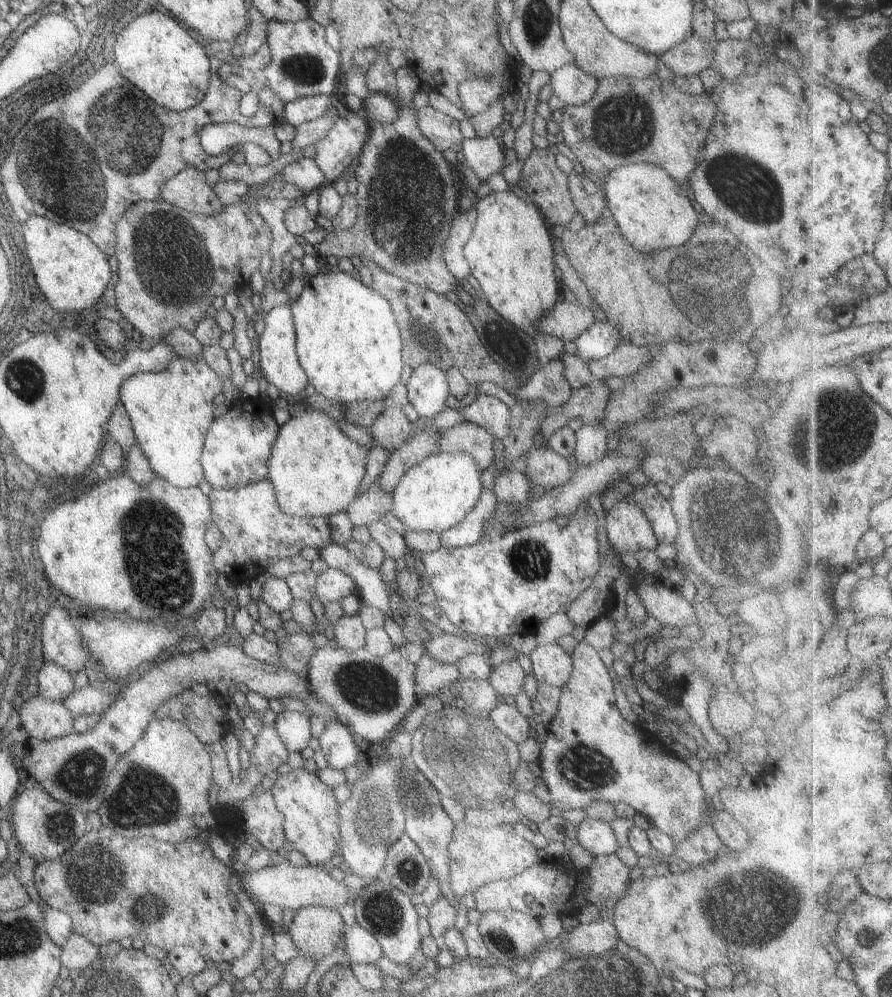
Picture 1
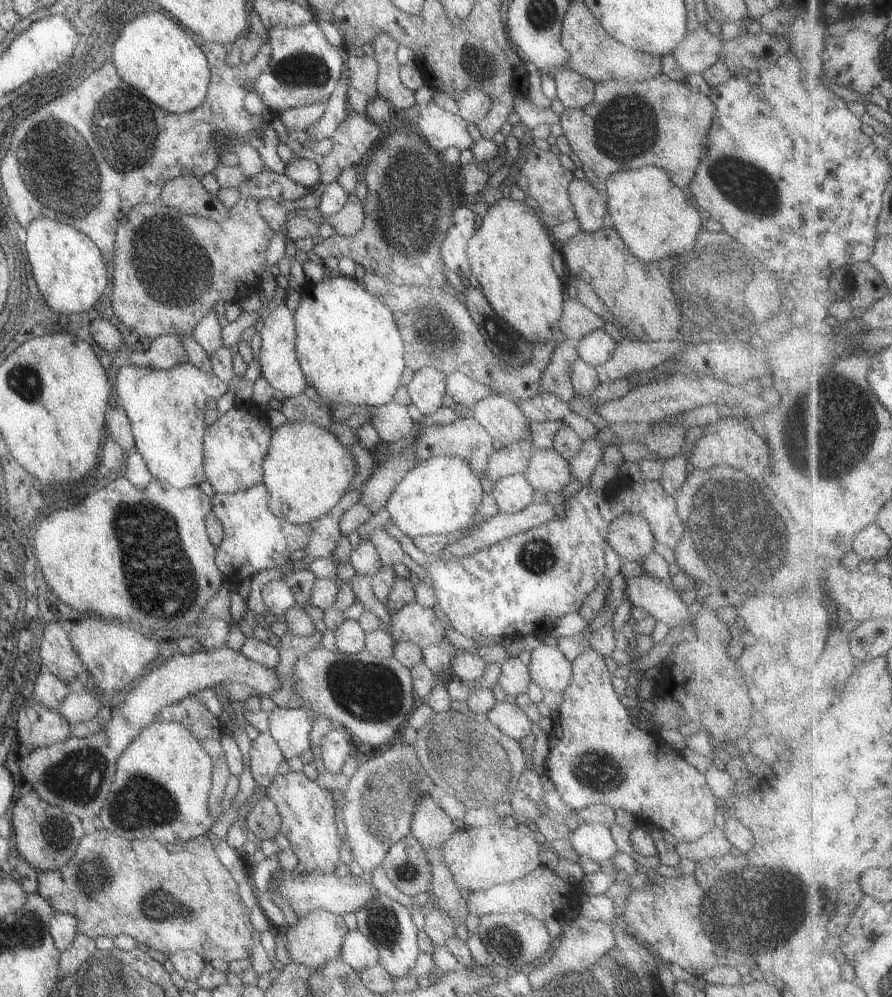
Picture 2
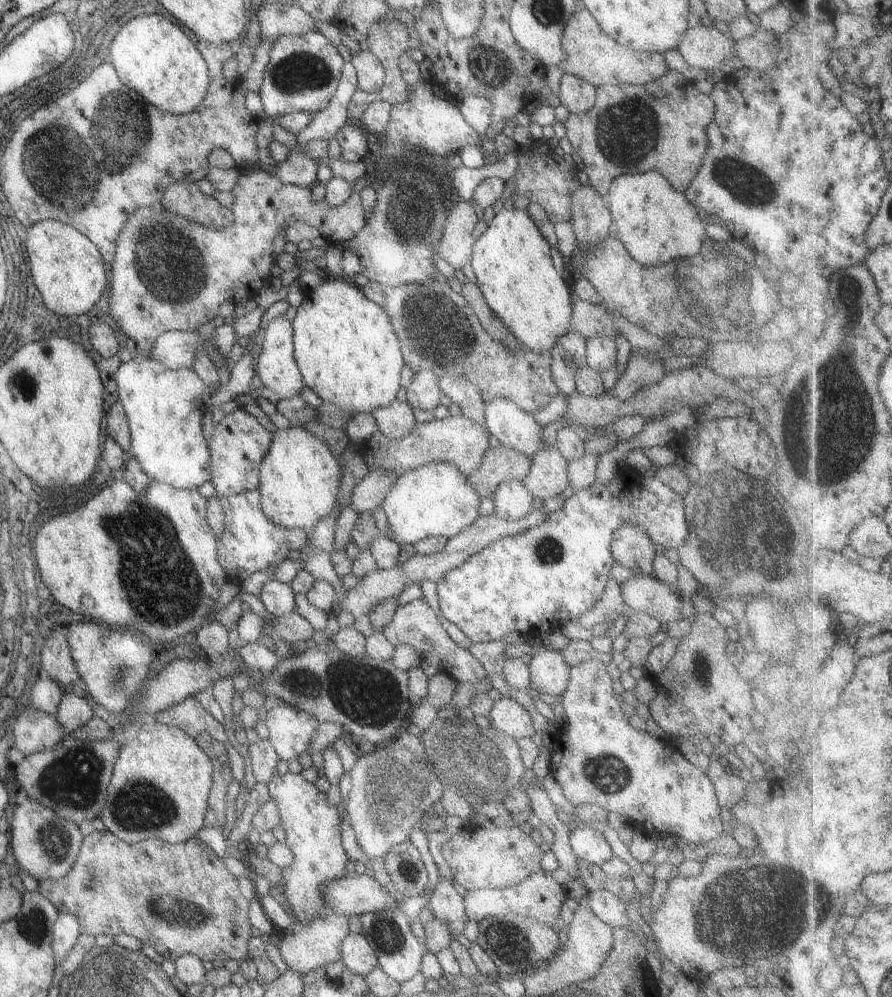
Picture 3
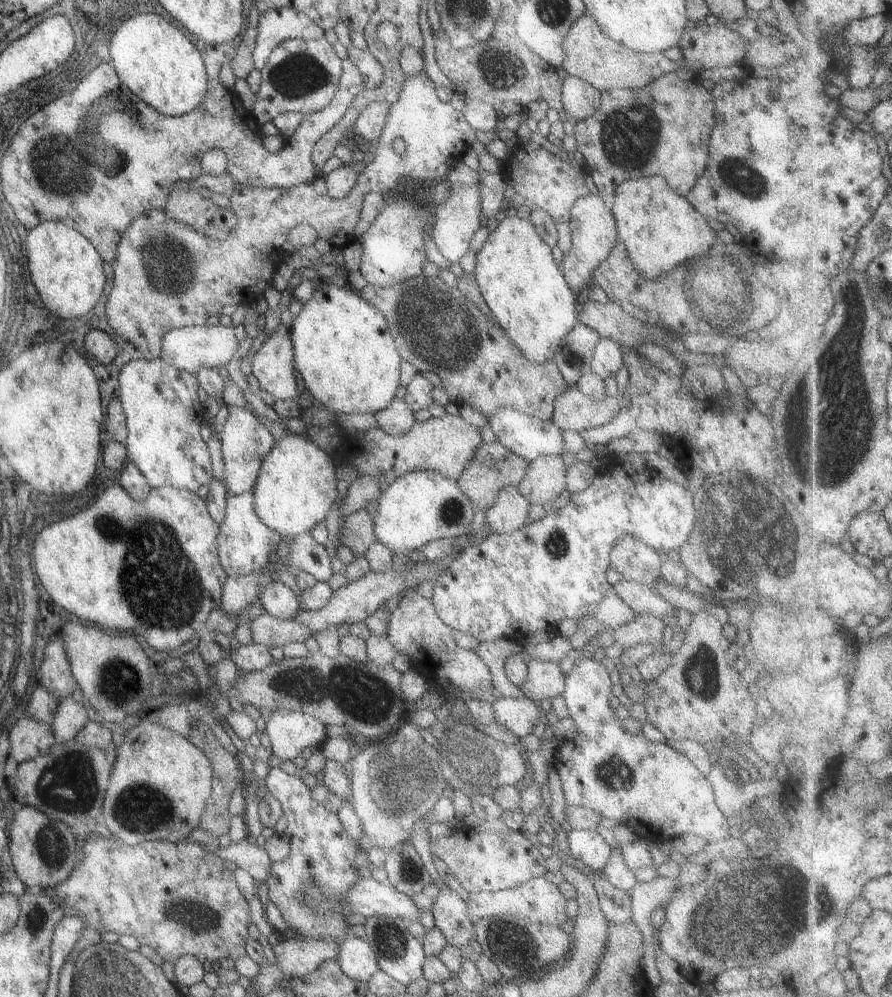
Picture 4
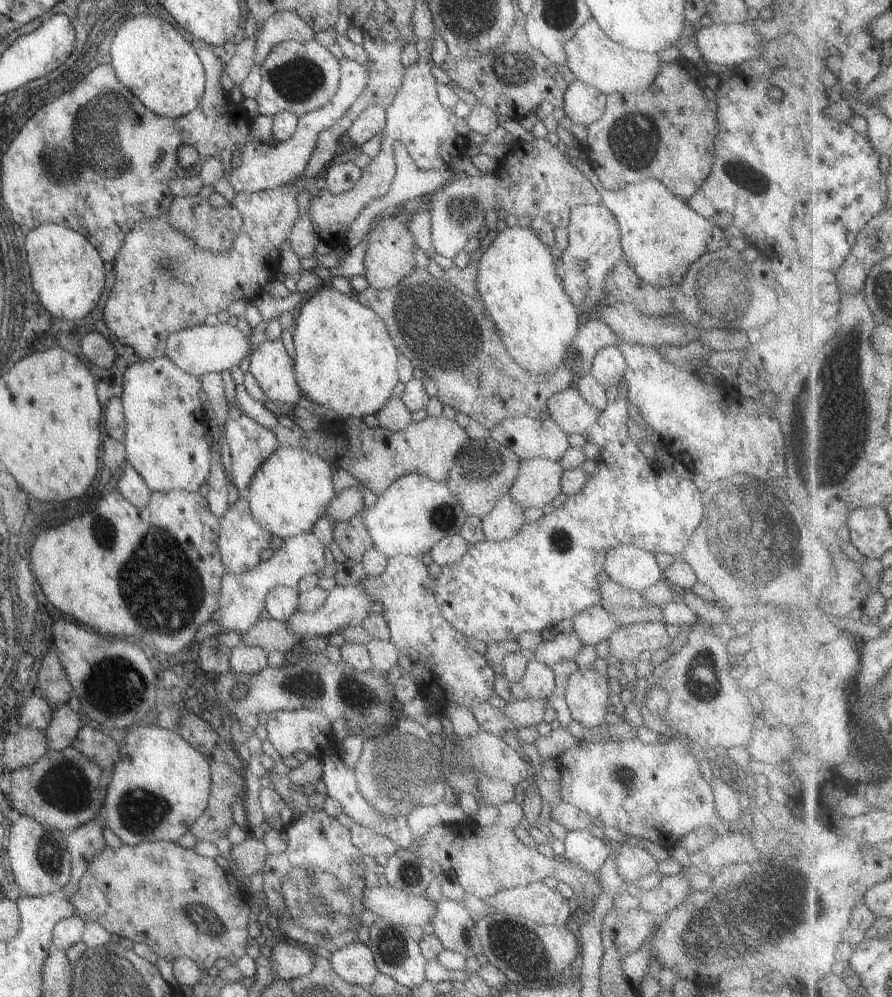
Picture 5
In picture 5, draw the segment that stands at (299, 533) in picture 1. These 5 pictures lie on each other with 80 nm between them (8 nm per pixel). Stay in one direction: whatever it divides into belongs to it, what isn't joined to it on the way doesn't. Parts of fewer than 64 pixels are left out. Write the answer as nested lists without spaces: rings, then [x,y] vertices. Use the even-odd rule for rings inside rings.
[[[246,498],[237,499],[218,518],[218,539],[216,541],[223,568],[233,574],[251,570],[260,561],[259,552],[267,548],[269,537],[270,534],[265,532],[250,515]]]

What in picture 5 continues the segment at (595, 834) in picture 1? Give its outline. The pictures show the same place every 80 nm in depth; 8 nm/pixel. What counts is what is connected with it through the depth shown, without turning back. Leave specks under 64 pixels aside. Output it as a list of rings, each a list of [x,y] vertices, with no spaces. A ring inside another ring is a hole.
[[[587,829],[566,831],[562,848],[562,854],[557,855],[557,859],[564,857],[573,865],[592,873],[599,871],[609,852],[603,841],[593,837]]]

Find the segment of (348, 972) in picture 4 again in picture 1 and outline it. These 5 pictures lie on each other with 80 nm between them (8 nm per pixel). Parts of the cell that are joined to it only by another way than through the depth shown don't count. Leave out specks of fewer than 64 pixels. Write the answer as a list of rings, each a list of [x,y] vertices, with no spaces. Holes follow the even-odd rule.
[[[357,924],[346,928],[343,944],[345,953],[341,959],[349,966],[376,963],[382,956],[381,947],[375,937]]]

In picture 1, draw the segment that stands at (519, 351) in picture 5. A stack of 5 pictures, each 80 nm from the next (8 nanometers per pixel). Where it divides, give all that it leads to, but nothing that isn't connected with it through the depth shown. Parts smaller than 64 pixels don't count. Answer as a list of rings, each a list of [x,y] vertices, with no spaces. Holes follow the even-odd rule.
[[[510,190],[493,191],[474,204],[477,217],[471,236],[463,245],[462,253],[470,266],[470,274],[477,280],[480,292],[487,304],[507,322],[533,338],[539,336],[538,320],[561,298],[561,287],[553,275],[552,240],[548,225],[540,210],[529,202],[523,202]]]

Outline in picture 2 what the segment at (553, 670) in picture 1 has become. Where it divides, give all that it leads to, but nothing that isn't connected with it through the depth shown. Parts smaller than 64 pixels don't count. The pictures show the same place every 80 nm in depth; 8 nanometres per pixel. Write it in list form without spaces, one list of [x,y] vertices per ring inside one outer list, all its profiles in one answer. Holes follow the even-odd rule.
[[[541,642],[530,652],[528,673],[541,691],[560,693],[569,684],[571,667],[557,647]]]

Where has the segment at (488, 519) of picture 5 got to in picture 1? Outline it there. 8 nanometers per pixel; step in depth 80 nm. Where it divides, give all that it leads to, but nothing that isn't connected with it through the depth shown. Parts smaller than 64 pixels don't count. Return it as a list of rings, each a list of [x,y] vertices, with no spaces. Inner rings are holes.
[[[508,471],[494,478],[492,493],[497,503],[515,505],[528,502],[531,486],[524,473]]]

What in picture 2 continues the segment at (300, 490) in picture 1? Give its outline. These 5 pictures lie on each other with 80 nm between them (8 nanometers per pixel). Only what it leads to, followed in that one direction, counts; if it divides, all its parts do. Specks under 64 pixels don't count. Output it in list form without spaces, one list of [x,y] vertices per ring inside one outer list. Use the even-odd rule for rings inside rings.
[[[286,421],[273,429],[268,449],[261,461],[261,484],[266,490],[269,512],[294,525],[311,524],[321,515],[327,514],[346,489],[350,488],[348,484],[354,475],[354,464],[346,450],[327,428],[309,421]]]

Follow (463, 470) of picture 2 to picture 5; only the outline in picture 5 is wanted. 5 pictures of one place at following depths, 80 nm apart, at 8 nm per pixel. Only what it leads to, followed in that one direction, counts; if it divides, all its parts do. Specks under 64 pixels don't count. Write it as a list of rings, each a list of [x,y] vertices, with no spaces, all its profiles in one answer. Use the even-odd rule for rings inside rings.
[[[409,473],[394,480],[375,502],[363,506],[359,514],[372,547],[387,558],[393,555],[421,557],[427,554],[438,540],[457,535],[466,517],[445,483],[419,473]]]

